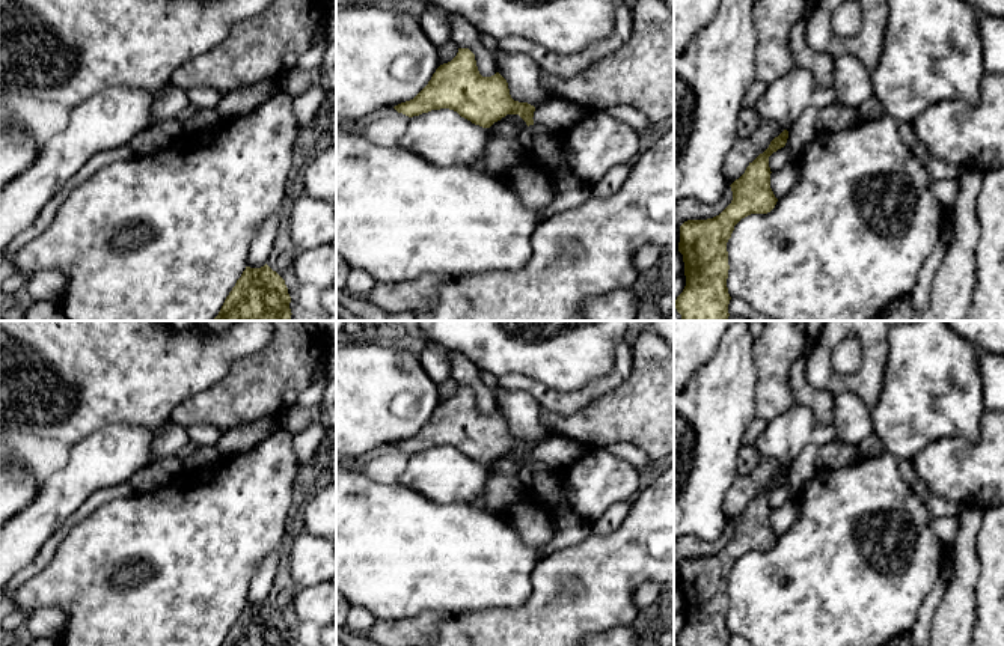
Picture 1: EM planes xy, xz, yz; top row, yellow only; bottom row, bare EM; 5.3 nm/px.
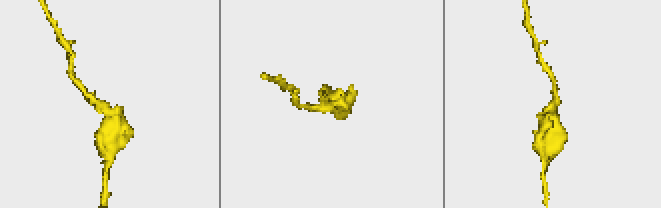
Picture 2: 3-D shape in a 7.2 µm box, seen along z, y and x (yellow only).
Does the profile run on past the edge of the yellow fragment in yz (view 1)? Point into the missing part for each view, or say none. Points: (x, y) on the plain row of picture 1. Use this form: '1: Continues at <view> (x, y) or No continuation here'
1: No continuation here

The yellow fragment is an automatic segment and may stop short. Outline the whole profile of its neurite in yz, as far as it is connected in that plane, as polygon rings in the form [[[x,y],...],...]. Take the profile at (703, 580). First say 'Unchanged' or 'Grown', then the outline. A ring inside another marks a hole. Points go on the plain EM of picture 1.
Unchanged. [[[788,468],[775,474],[745,510],[730,524],[731,541],[716,554],[687,557],[680,563],[678,589],[683,592],[686,623],[675,646],[728,646],[730,631],[727,580],[734,563],[751,551],[770,550],[778,536],[770,526],[769,494],[784,485]]]

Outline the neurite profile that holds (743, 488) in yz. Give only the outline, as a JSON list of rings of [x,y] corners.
[[[761,461],[761,464],[749,474],[740,476],[734,479],[731,483],[725,501],[724,510],[728,518],[733,521],[739,516],[746,504],[760,492],[763,491],[770,479],[778,474],[784,465],[775,461]]]

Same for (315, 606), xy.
[[[323,581],[298,587],[292,605],[302,625],[314,629],[326,626],[336,620],[336,584]]]

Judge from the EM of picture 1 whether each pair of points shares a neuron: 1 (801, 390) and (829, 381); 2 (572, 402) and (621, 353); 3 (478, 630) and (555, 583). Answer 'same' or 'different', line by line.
1: different
2: same
3: same

